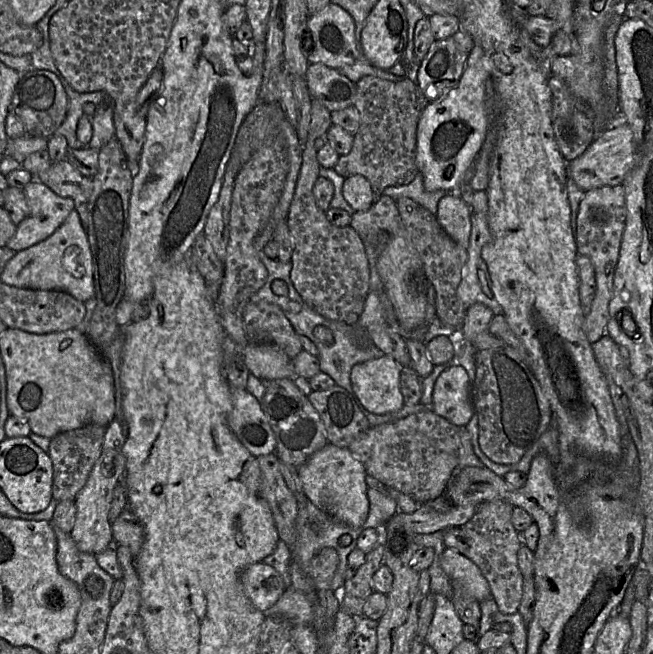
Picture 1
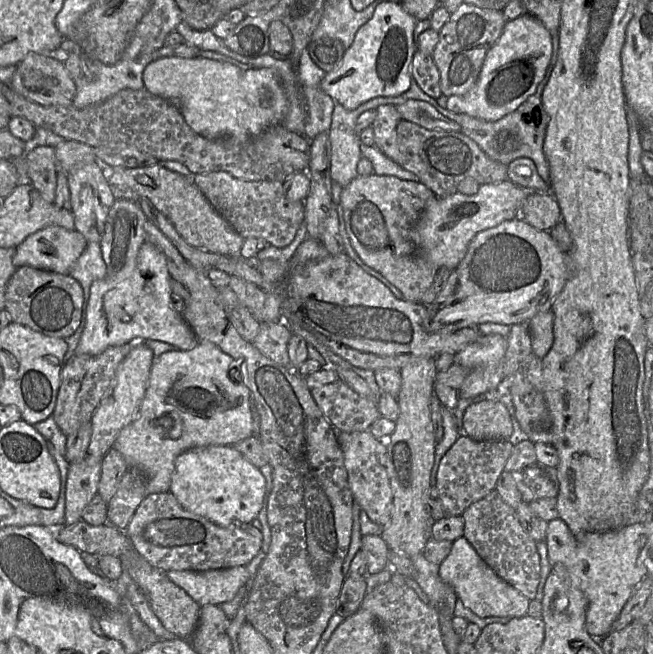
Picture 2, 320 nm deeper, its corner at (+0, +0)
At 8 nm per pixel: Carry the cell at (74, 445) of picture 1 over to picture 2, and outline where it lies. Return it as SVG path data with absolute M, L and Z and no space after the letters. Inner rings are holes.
M126 343L110 347L95 356L74 355L64 364L56 407L52 416L65 436L75 432L83 424L91 422L93 414L114 379L119 365L132 347L133 344Z

